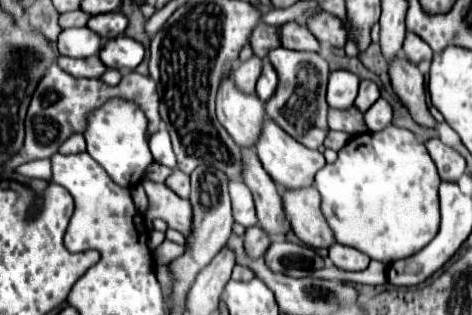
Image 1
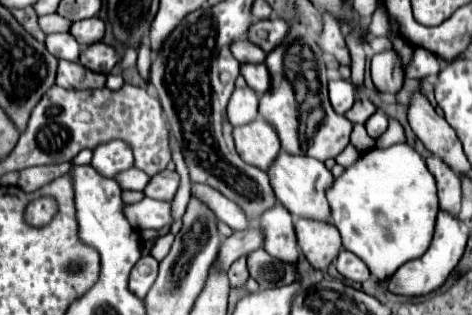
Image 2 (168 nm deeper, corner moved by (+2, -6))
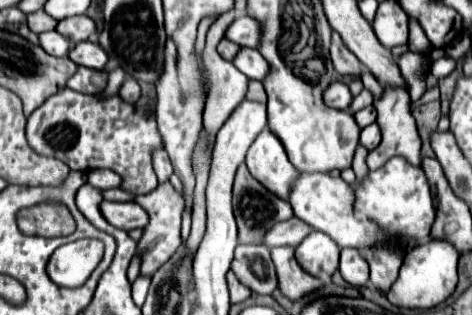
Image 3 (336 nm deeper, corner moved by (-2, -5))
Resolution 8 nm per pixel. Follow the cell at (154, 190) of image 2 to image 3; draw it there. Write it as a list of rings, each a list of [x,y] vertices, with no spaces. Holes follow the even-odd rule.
[[[164,150],[154,152],[154,170],[156,170],[156,176],[158,176],[160,184],[170,180],[170,176],[172,176],[172,164],[170,164],[168,154]]]

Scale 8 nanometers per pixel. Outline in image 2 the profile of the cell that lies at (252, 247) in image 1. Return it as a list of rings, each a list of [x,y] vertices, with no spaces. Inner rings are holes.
[[[240,257],[236,263],[230,265],[228,269],[228,279],[230,287],[244,287],[248,281],[248,267],[246,267],[246,257]]]

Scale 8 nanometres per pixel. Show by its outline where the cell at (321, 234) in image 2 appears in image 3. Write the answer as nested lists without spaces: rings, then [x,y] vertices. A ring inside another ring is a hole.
[[[312,230],[296,248],[296,260],[308,274],[328,280],[338,268],[340,248],[324,232]]]

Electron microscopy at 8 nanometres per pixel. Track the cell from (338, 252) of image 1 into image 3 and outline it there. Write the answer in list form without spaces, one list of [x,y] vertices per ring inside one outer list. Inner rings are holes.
[[[342,248],[340,252],[340,274],[352,286],[366,286],[368,284],[368,264],[362,258],[360,250],[356,248]]]

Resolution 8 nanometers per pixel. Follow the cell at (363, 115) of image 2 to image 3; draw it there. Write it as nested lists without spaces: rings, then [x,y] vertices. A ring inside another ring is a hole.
[[[366,106],[366,108],[358,110],[358,112],[354,114],[354,118],[356,118],[356,122],[358,122],[360,128],[366,128],[368,124],[376,122],[376,110],[374,110],[374,106]]]

